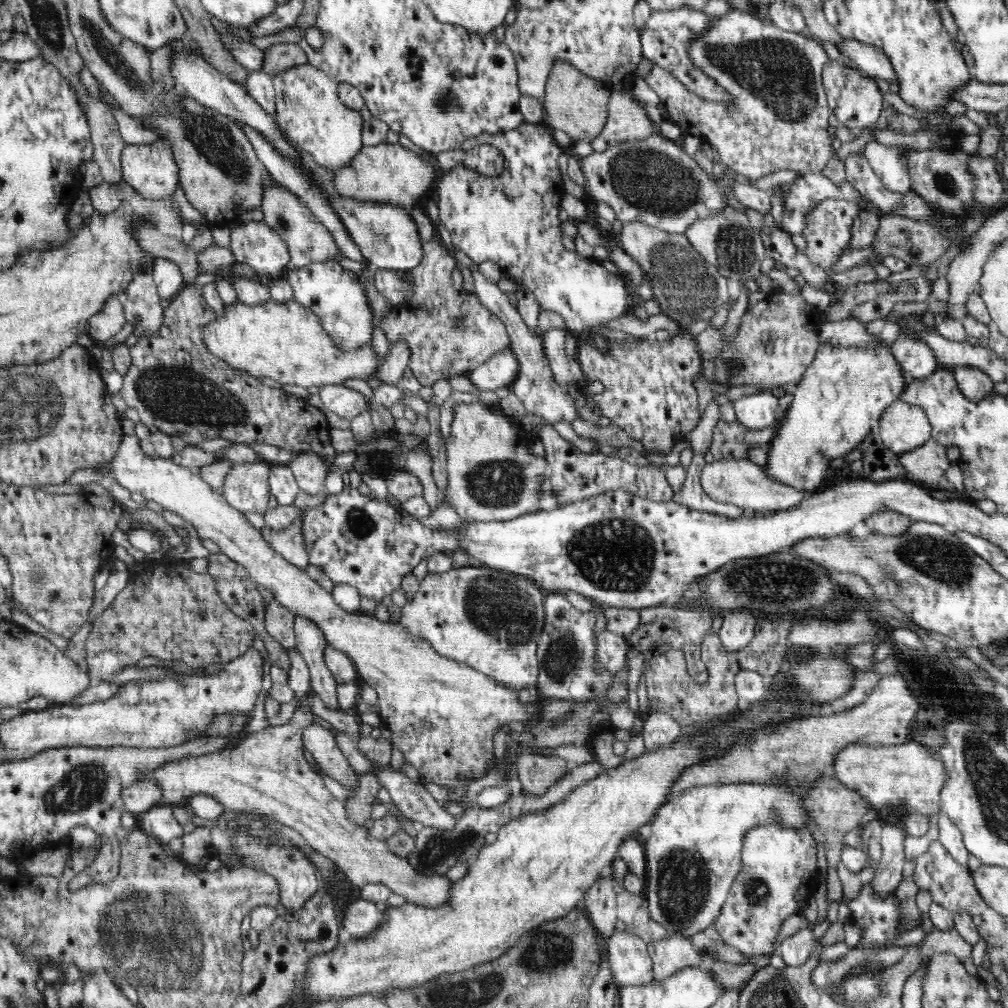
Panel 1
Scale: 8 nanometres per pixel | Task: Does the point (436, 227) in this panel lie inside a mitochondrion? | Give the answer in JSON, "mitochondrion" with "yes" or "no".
{"mitochondrion":"no"}

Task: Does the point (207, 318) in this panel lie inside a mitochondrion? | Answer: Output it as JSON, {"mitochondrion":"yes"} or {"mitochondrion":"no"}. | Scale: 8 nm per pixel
{"mitochondrion":"no"}

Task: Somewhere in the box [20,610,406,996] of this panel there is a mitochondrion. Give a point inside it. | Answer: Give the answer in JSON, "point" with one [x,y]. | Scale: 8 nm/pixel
{"point":[84,785]}

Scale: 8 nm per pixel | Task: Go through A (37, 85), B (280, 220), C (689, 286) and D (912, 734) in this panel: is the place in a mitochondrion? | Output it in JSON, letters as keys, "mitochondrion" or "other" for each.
{"A":"other","B":"mitochondrion","C":"mitochondrion","D":"other"}

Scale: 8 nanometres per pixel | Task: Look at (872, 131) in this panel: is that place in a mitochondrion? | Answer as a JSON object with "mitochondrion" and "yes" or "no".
{"mitochondrion":"no"}

